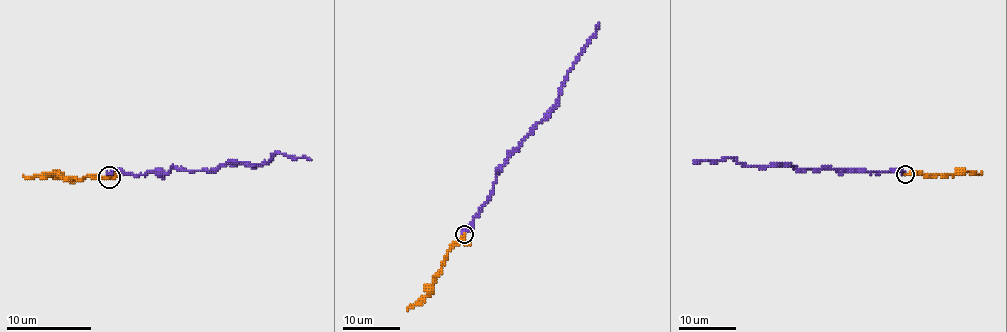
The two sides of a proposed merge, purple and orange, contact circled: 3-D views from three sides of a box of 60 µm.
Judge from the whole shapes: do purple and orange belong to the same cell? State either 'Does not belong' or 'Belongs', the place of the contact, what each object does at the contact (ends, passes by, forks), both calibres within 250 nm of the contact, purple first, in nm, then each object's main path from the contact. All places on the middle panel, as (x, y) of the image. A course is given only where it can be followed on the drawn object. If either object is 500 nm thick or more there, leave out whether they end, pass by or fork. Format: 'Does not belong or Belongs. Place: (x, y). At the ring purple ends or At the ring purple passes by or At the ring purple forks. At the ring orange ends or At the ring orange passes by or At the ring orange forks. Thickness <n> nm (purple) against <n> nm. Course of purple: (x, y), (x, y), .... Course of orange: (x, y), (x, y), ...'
Belongs. Place: (464, 234). At the ring purple ends. At the ring orange ends. Thickness 360 nm (purple) against 280 nm. Course of purple: (464, 234), (488, 200), (495, 173), (552, 109), (566, 72), (599, 23). Course of orange: (464, 234), (448, 253), (441, 271), (434, 278), (432, 290), (407, 311)

